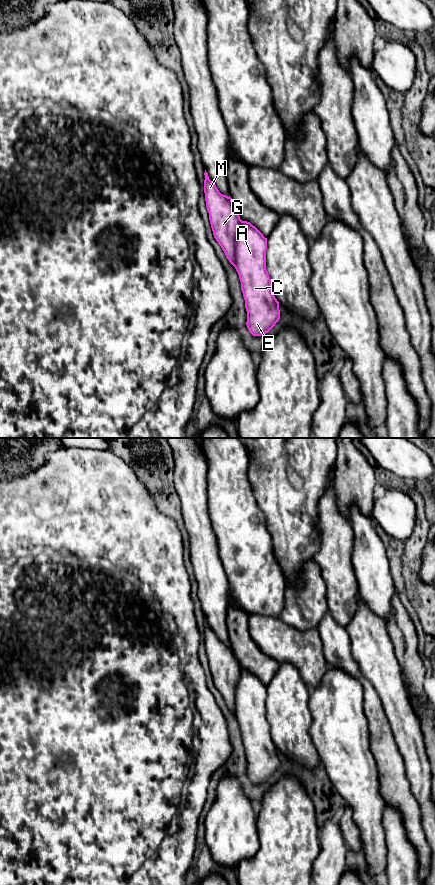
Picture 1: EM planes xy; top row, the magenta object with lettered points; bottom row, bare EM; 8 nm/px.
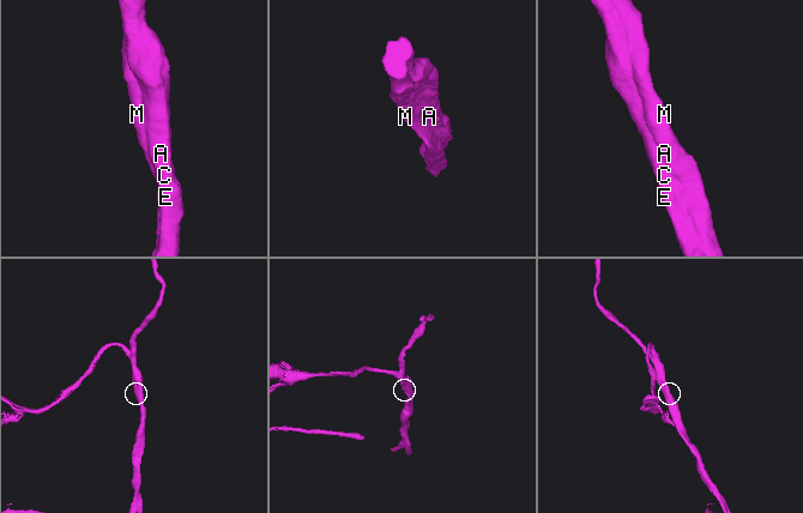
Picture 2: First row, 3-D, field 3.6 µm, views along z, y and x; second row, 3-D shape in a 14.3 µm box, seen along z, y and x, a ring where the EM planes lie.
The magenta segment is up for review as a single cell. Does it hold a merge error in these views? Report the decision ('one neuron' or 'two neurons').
two neurons

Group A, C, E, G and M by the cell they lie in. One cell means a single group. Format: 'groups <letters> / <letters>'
groups A C E / G M

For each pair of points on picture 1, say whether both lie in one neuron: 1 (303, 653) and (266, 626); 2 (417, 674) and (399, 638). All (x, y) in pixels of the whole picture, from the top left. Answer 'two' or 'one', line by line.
1: one
2: one

